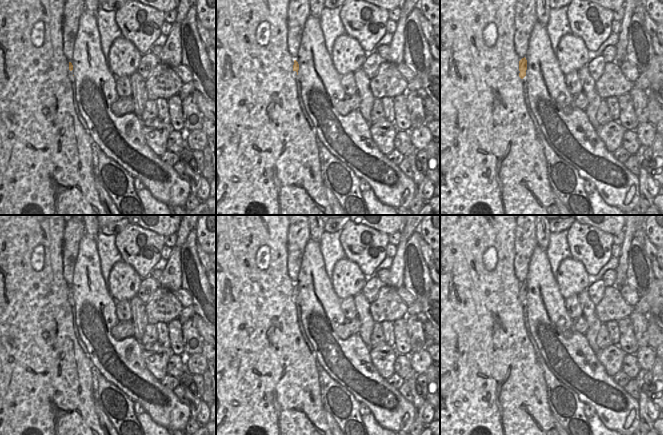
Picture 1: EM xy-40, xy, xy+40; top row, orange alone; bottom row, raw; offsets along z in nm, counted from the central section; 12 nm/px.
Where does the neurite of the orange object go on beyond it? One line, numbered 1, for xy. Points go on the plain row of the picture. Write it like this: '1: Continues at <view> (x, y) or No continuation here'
1: Continues at xy (296, 301)

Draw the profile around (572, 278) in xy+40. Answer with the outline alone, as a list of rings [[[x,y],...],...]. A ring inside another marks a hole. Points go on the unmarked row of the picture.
[[[572,257],[560,263],[555,279],[559,291],[565,299],[572,295],[579,295],[587,289],[592,280],[582,262]]]

